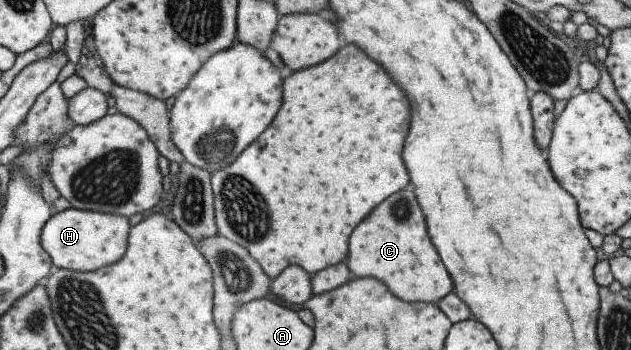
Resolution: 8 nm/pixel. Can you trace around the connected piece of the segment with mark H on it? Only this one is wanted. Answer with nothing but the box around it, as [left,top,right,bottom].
[40,207,129,273]

